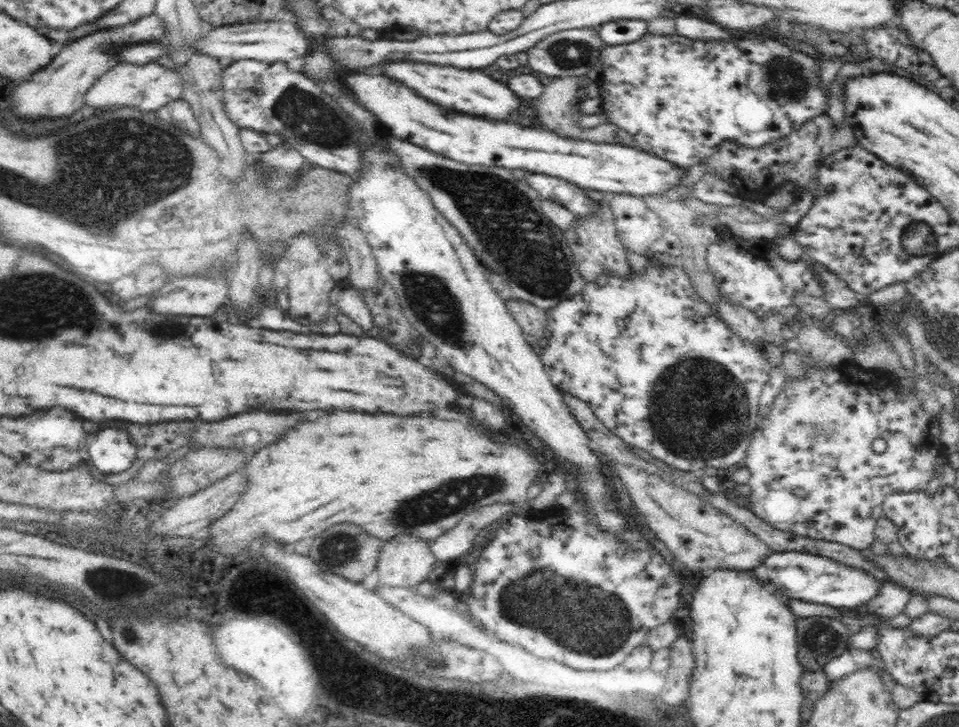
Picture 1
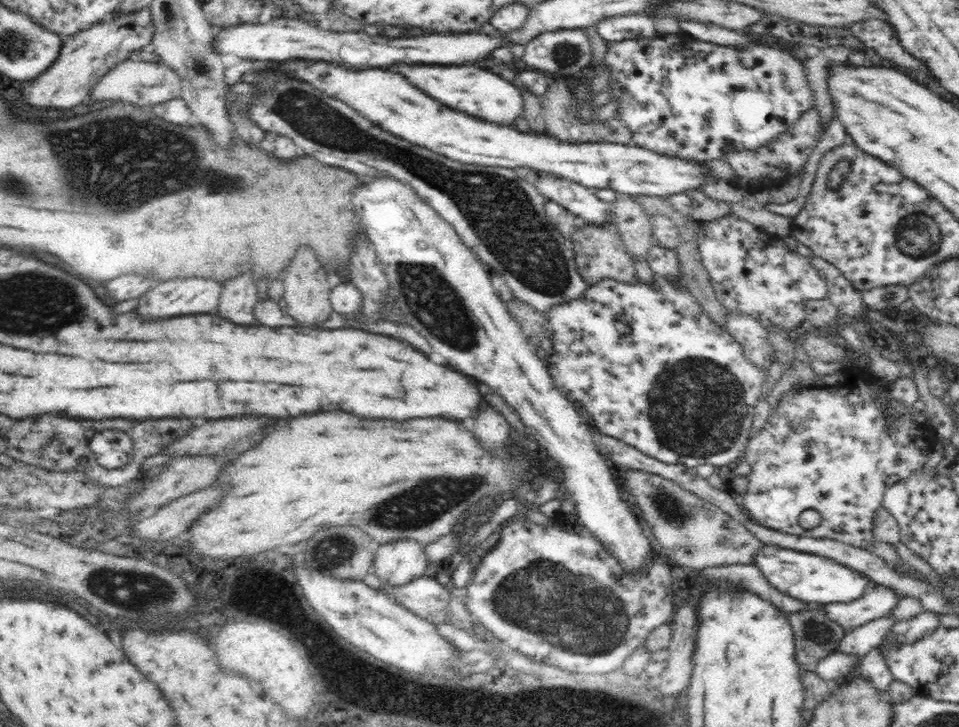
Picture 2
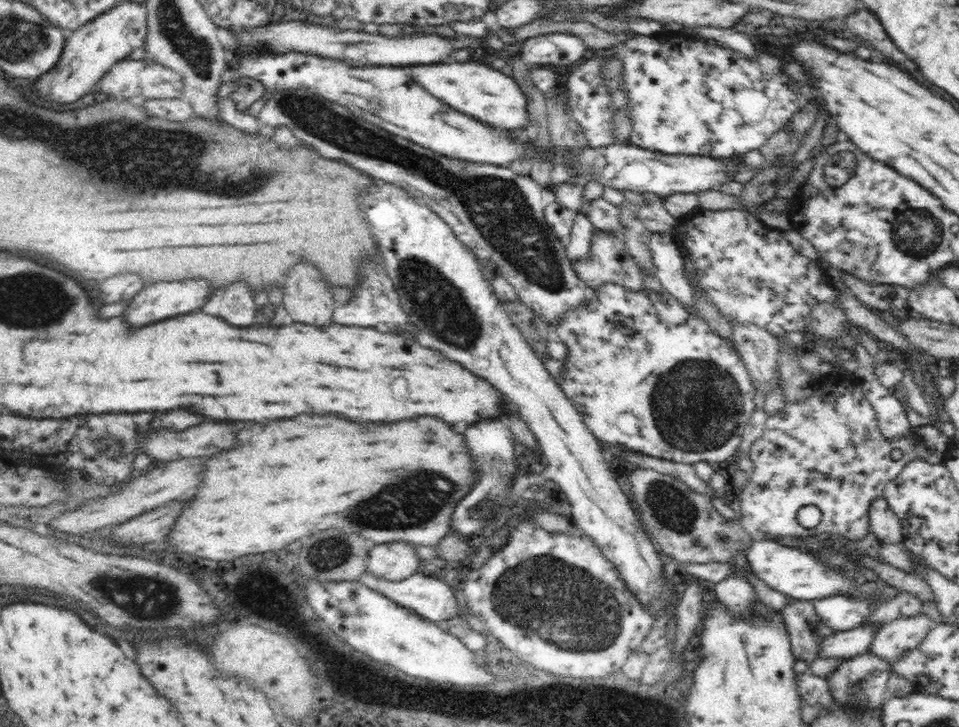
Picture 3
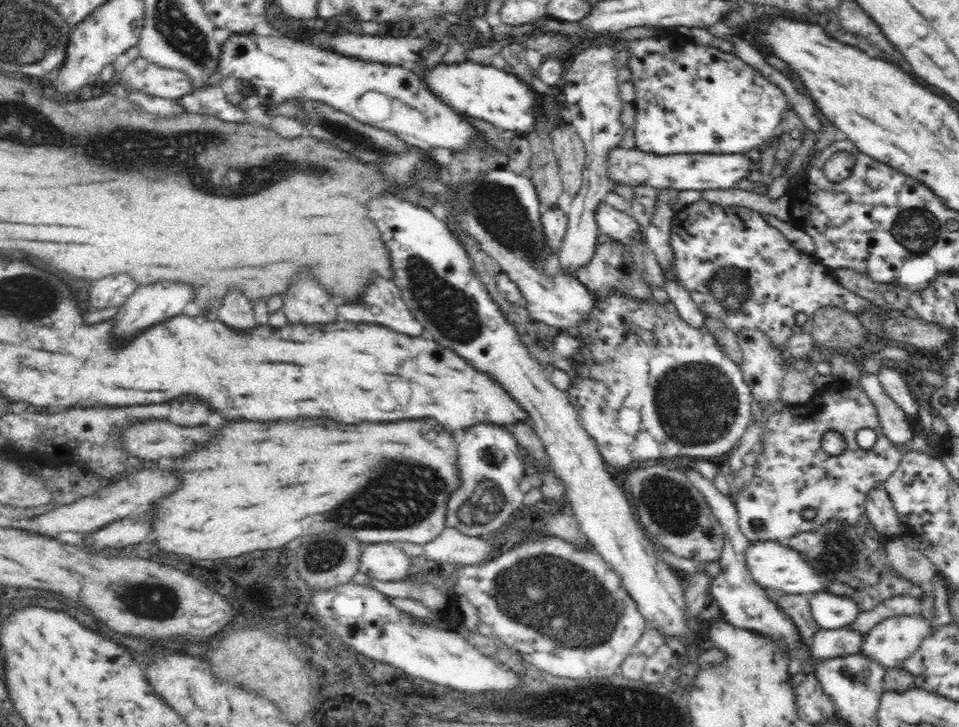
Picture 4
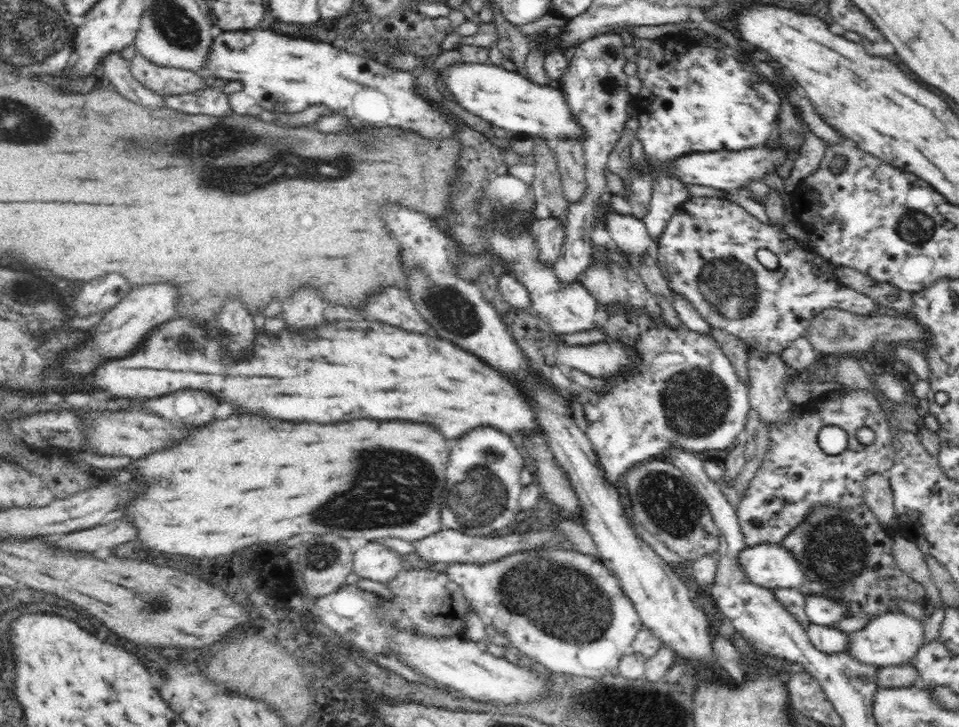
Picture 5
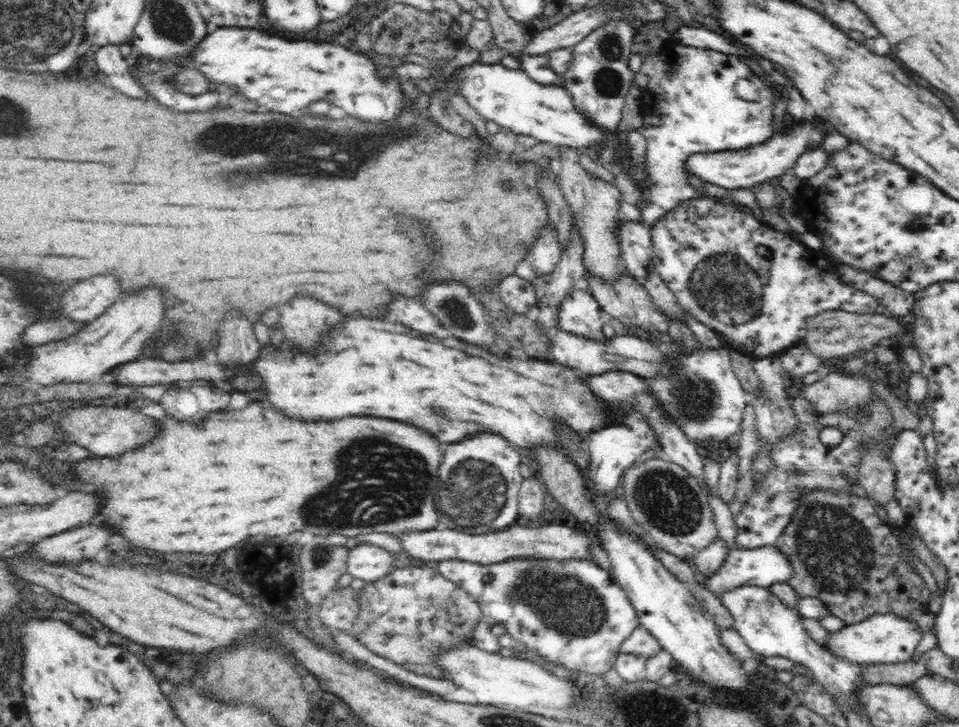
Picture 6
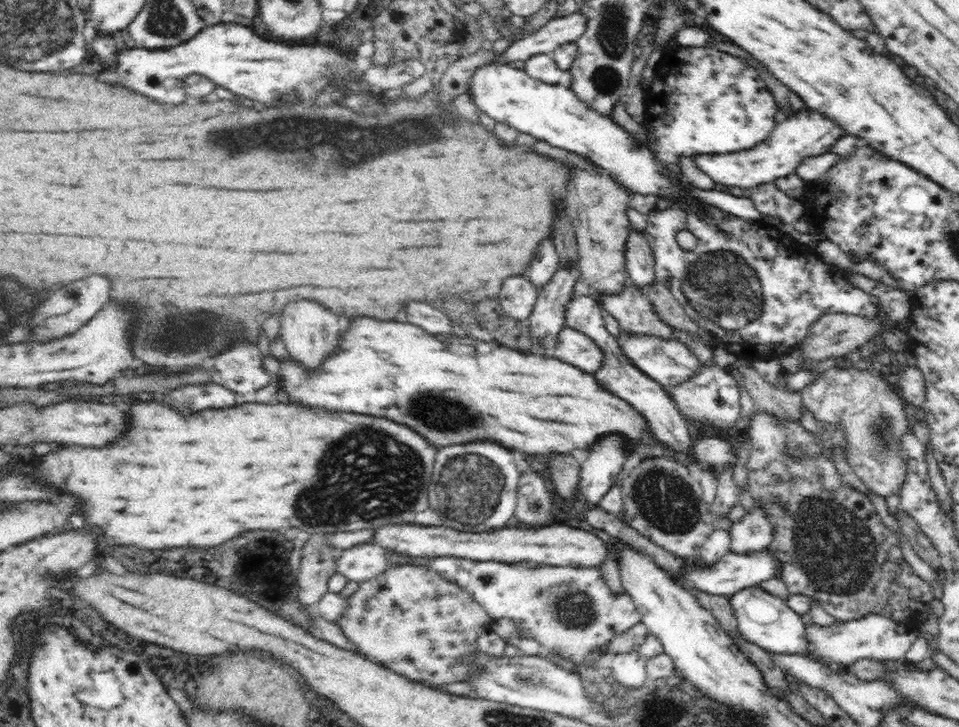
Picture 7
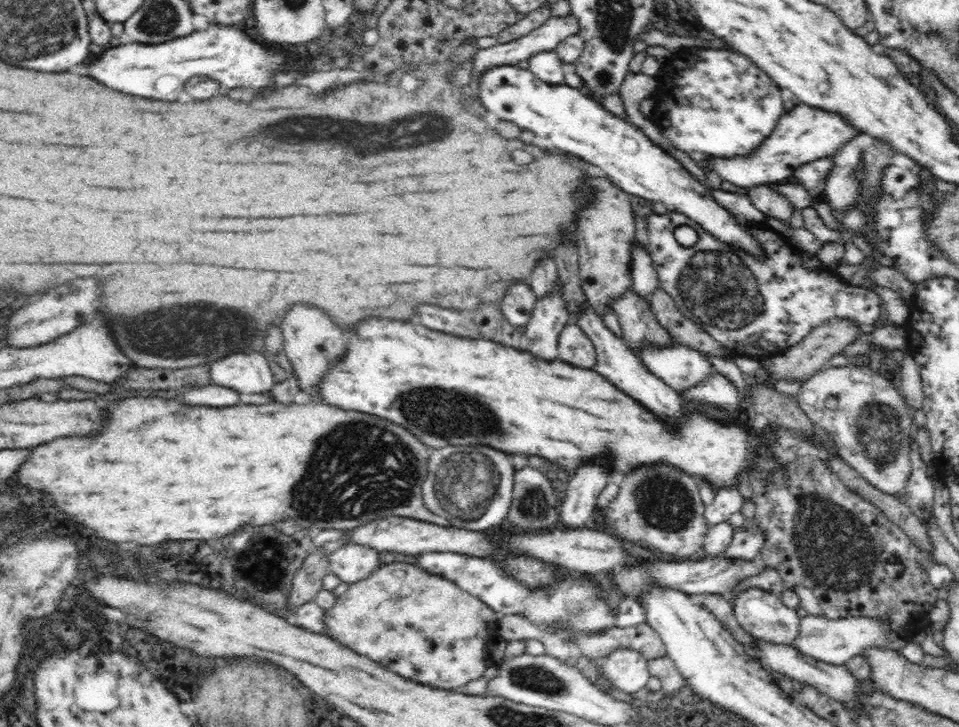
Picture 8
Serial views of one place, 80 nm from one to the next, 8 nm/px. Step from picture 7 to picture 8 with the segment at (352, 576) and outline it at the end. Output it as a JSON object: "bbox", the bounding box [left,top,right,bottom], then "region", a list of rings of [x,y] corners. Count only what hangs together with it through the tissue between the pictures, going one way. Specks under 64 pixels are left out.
{"bbox":[328,542,382,584],"region":[[[352,542],[328,553],[328,561],[331,572],[349,584],[370,576],[382,565],[380,552]]]}

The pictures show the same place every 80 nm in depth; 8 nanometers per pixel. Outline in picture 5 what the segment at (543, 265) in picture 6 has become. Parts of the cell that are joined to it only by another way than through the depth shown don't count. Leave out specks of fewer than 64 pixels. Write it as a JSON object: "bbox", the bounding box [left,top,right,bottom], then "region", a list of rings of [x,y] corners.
{"bbox":[534,218,565,266],"region":[[[544,218],[534,222],[536,244],[540,248],[540,258],[547,266],[553,266],[562,255],[565,228],[556,218]]]}

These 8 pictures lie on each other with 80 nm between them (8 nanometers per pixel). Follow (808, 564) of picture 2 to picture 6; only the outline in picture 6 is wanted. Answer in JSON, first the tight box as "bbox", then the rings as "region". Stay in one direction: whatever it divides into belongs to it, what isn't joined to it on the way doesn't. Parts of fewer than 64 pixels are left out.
{"bbox":[703,545,794,594],"region":[[[774,545],[755,549],[732,548],[727,552],[720,568],[712,576],[704,577],[705,584],[703,586],[716,594],[748,585],[768,588],[772,584],[787,583],[792,578],[792,572],[794,571],[794,567],[786,559],[786,555],[776,549]]]}

